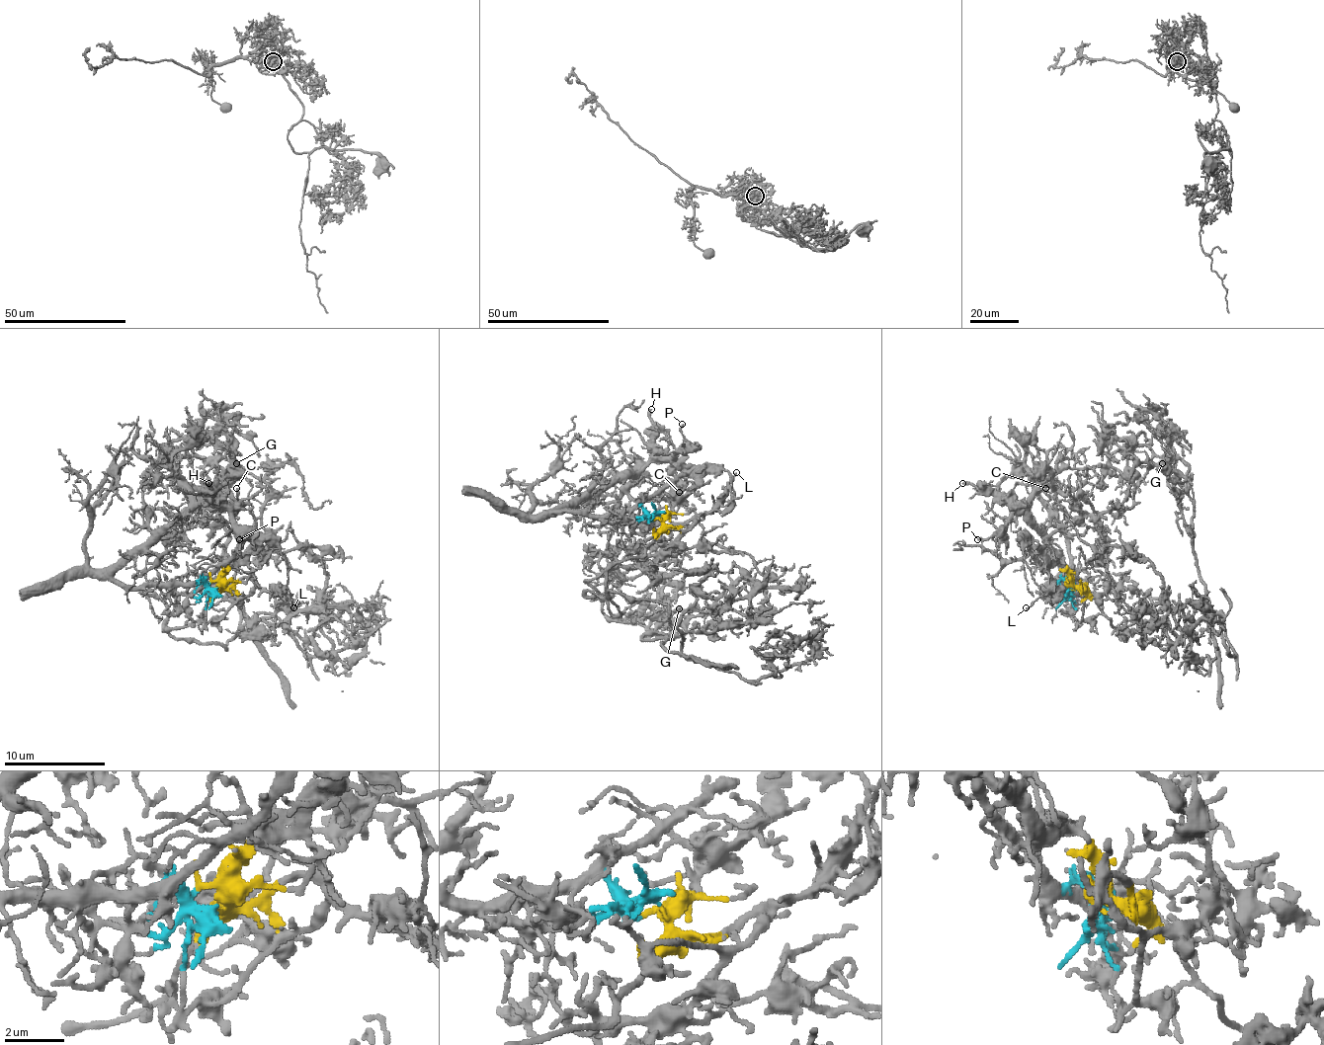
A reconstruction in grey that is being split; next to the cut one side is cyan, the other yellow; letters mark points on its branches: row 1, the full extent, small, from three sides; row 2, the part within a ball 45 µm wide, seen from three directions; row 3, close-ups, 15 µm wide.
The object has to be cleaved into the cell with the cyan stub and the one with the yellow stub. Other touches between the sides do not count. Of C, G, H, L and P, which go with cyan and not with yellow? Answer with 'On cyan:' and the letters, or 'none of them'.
On cyan: H, P

